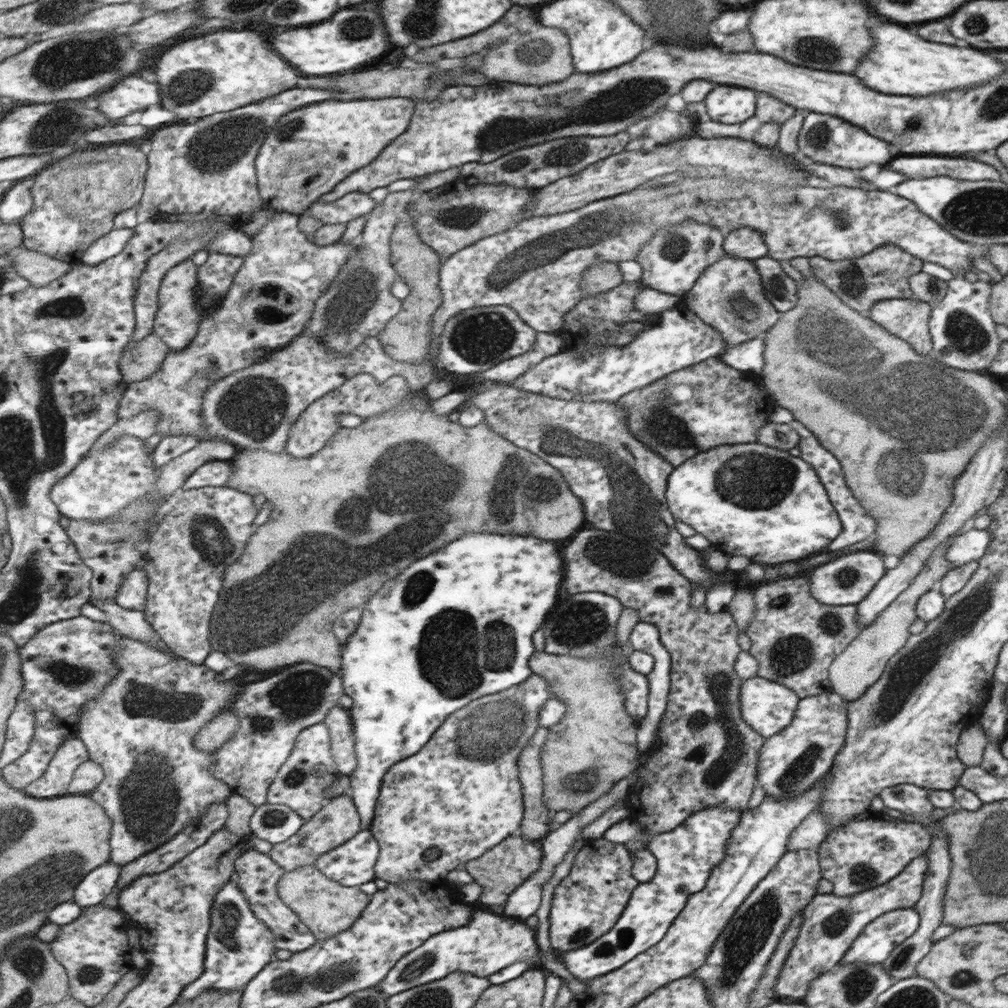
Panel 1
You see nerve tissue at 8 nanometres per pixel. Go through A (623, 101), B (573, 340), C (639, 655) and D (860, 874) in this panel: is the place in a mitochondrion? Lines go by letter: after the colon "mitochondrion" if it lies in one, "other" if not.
A: mitochondrion
B: other
C: other
D: mitochondrion

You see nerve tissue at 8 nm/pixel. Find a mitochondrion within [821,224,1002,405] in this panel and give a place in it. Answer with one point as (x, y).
(965, 334)

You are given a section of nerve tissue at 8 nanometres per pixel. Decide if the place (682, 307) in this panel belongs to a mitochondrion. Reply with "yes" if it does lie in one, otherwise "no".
no

